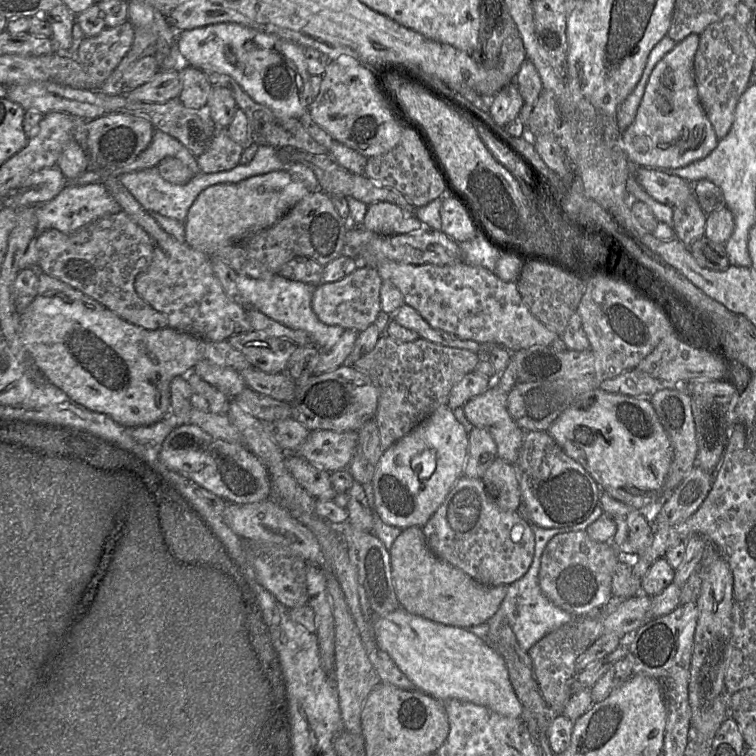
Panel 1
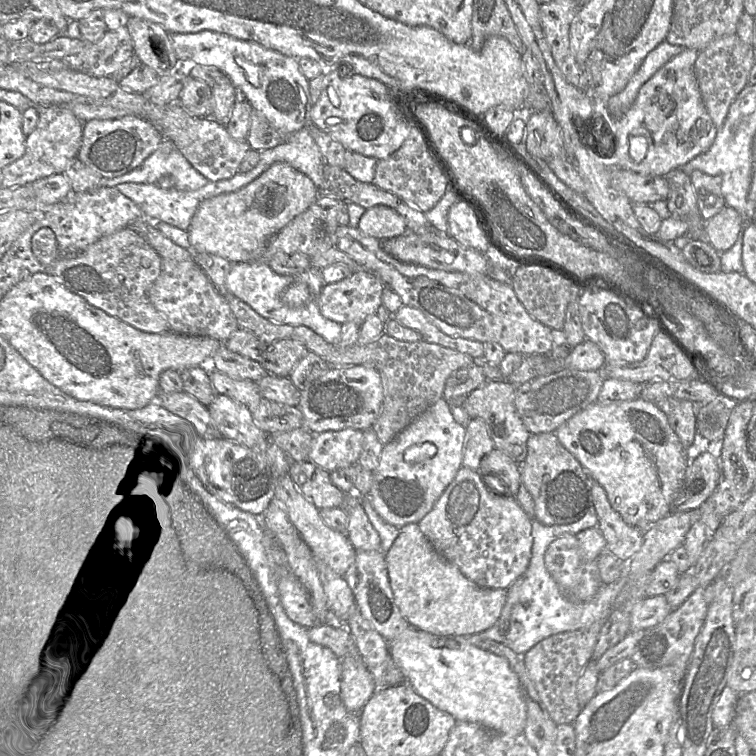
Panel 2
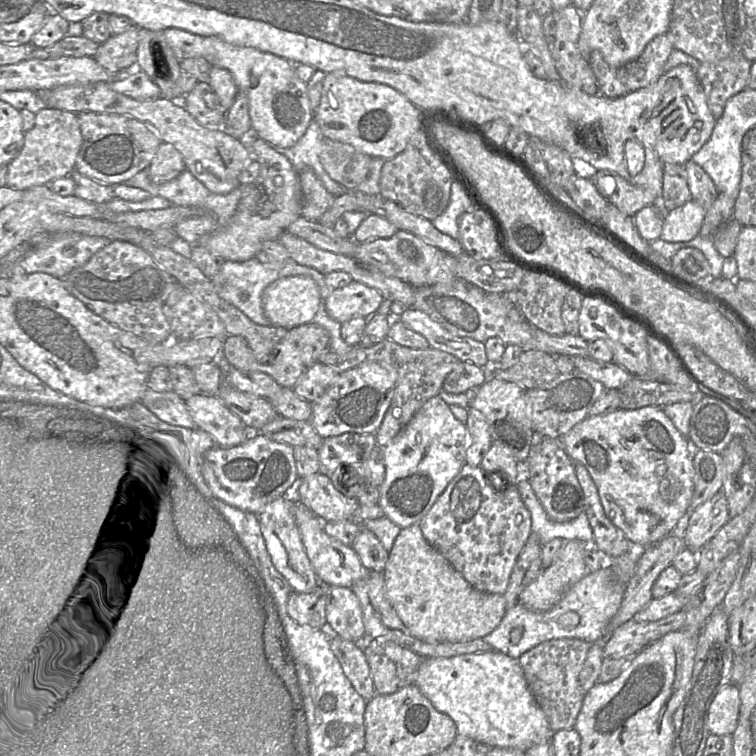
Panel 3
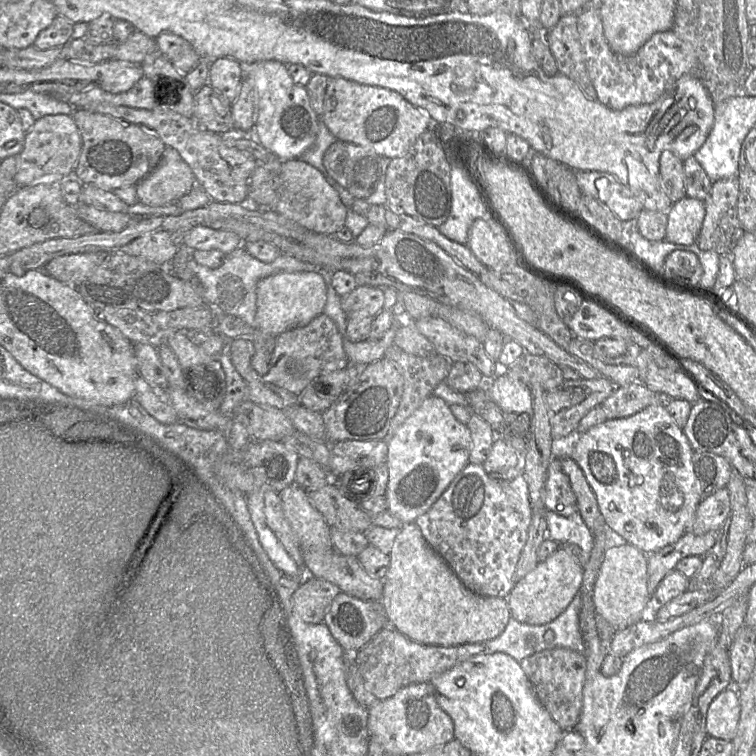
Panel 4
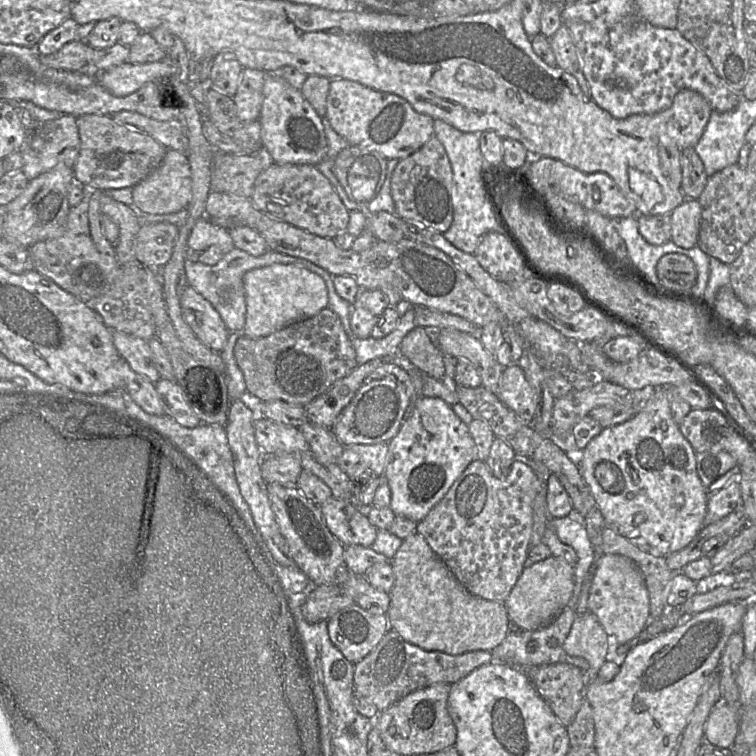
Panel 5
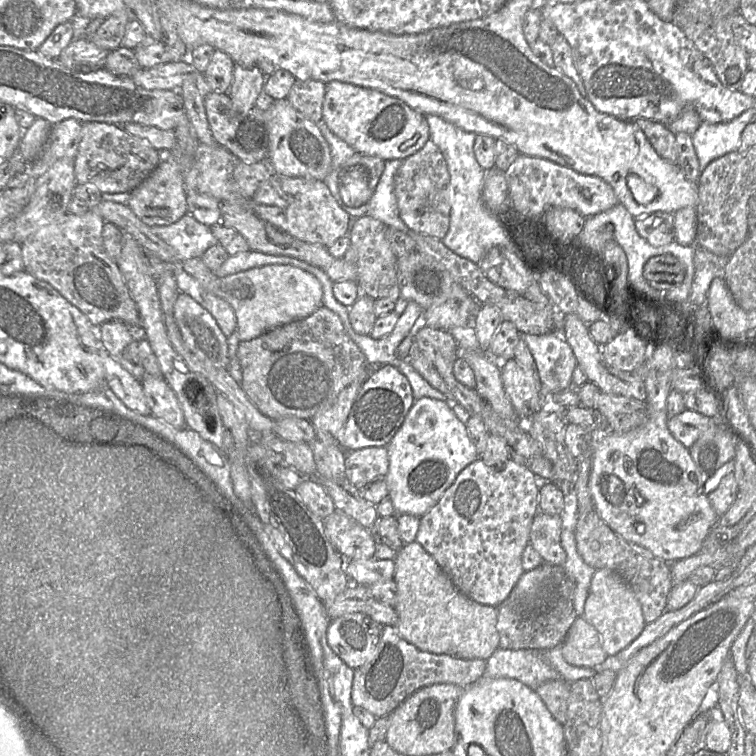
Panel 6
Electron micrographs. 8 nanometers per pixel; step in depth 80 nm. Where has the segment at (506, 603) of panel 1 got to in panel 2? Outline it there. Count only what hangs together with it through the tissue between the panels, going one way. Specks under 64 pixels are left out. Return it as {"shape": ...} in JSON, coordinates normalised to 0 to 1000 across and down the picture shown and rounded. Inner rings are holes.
{"shape":[[[689,638],[683,661],[704,690],[704,730],[696,757],[687,765],[685,795],[679,800],[675,815],[675,832],[664,836],[657,824],[646,836],[643,845],[667,852],[680,864],[693,866],[706,853],[721,844],[767,831],[778,829],[794,819],[803,819],[808,812],[813,794],[829,770],[831,746],[823,745],[821,762],[813,770],[794,775],[788,787],[776,796],[761,795],[749,788],[724,757],[720,747],[720,733],[726,720],[746,708],[762,709],[765,705],[788,697],[791,692],[786,671],[765,689],[749,694],[720,694],[708,685],[708,667],[702,653]]]}

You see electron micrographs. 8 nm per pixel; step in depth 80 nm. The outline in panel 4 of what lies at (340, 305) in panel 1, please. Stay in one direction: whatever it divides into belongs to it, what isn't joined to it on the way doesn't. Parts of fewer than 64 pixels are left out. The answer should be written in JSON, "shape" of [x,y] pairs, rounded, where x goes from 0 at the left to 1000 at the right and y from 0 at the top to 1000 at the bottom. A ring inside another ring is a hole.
{"shape":[[[474,377],[463,388],[451,392],[451,406],[460,417],[466,413],[485,413],[495,418],[507,409],[508,388],[503,380]]]}

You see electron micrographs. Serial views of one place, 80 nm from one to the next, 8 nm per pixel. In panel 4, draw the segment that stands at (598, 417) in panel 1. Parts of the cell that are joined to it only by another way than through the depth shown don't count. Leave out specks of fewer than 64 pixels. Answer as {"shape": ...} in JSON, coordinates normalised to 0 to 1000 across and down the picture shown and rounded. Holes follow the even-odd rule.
{"shape":[[[864,534],[835,550],[802,554],[799,558],[784,563],[765,578],[755,604],[770,620],[779,642],[787,652],[792,673],[806,698],[851,731],[864,731],[897,716],[903,706],[914,702],[921,673],[930,660],[927,640],[918,624],[917,599],[918,595],[911,586],[910,579],[903,573],[902,567],[893,560],[882,544],[881,537],[878,534]]]}

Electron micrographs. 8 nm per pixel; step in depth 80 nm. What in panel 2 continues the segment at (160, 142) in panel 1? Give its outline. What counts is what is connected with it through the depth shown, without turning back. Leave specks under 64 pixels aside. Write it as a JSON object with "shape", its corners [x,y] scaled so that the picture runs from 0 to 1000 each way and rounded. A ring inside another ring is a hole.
{"shape":[[[216,183],[210,194],[185,220],[156,234],[132,234],[132,246],[153,247],[161,242],[212,246],[212,237],[218,234],[228,238],[228,247],[239,253],[262,251],[276,241],[250,216],[228,187]]]}

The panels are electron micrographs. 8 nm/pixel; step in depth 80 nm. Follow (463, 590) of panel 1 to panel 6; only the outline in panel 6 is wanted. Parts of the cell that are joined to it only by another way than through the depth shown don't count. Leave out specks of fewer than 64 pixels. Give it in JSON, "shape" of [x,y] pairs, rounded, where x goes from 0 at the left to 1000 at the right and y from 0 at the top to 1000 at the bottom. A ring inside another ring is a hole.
{"shape":[[[552,716],[536,720],[525,730],[521,746],[525,787],[520,804],[526,815],[525,837],[562,862],[612,873],[646,873],[660,856],[657,803],[628,796],[608,783]]]}

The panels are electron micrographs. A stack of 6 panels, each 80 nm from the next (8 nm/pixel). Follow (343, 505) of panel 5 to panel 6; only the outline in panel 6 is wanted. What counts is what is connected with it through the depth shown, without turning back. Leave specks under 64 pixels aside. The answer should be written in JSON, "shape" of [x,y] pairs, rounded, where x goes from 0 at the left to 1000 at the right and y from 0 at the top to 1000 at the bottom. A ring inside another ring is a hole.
{"shape":[[[450,675],[429,685],[430,704],[440,722],[458,739],[495,737],[499,709]]]}

